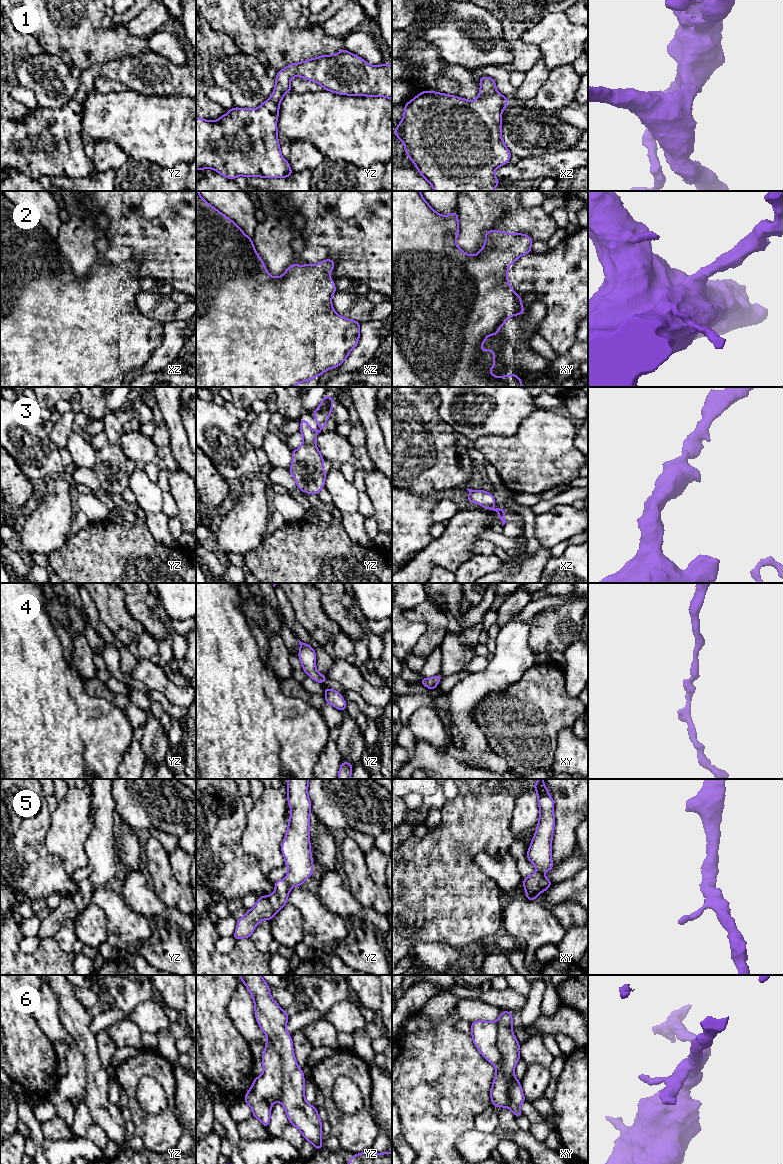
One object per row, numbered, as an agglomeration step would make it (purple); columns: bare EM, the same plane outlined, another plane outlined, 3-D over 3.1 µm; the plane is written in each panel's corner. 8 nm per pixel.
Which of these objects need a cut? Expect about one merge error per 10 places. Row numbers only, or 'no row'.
6

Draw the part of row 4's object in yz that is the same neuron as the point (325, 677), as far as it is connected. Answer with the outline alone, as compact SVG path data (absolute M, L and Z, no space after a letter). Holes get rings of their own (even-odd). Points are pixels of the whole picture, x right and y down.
M300 640L298 641L300 644L298 657L302 664L302 670L307 673L308 677L322 684L328 677L318 673L316 670L316 653L314 648L301 642Z

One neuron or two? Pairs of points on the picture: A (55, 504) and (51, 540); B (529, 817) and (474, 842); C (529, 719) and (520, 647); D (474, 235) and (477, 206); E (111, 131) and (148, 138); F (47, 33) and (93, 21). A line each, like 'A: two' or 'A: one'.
A: one
B: two
C: two
D: one
E: one
F: one

